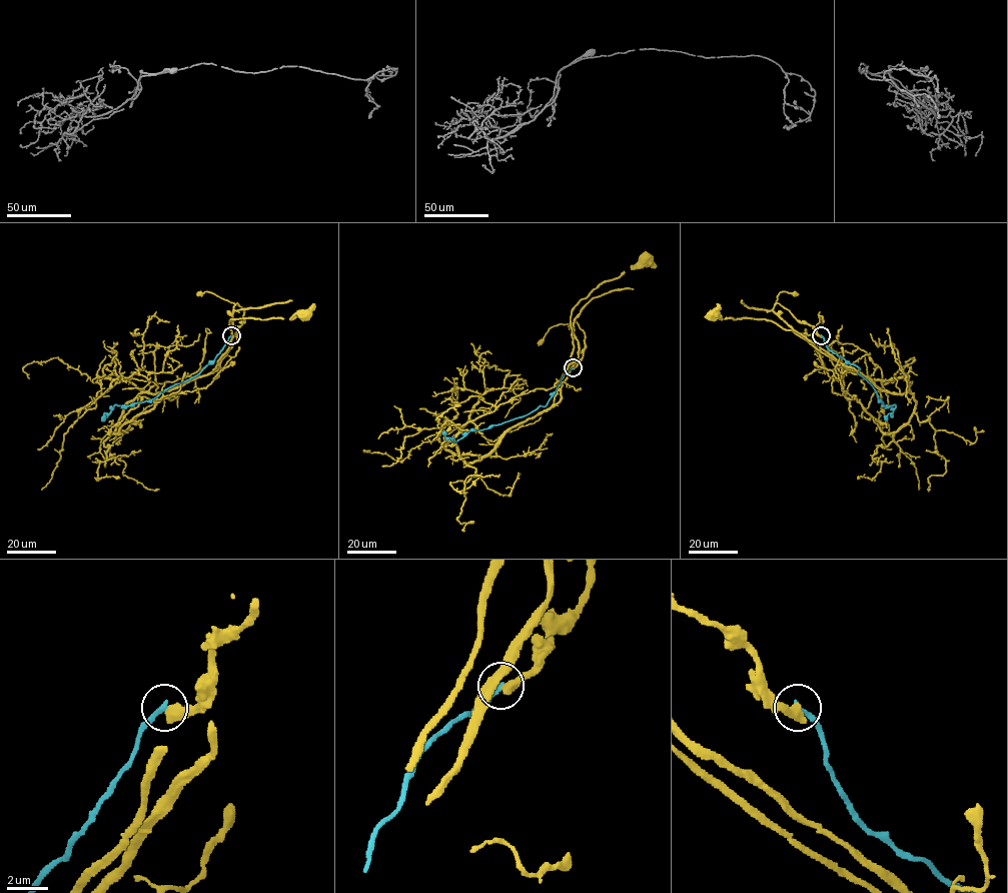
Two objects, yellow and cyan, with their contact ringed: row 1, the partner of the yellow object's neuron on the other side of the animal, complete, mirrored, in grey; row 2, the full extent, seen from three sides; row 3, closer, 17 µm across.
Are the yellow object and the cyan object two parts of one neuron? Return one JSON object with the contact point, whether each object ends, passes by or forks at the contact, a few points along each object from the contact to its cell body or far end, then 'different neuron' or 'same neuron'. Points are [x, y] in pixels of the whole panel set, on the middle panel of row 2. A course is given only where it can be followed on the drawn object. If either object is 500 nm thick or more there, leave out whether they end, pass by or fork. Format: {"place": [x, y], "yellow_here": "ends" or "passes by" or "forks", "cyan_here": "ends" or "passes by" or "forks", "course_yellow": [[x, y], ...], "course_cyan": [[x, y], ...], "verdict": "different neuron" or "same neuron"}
{"place": [573, 367], "course_yellow": [[573, 367], [585, 348], [575, 319], [579, 356], [559, 388], [574, 346], [572, 308], [646, 261]], "course_cyan": [[572, 367], [563, 376], [545, 406], [486, 428], [470, 429], [454, 442], [443, 432]], "verdict": "different neuron"}

